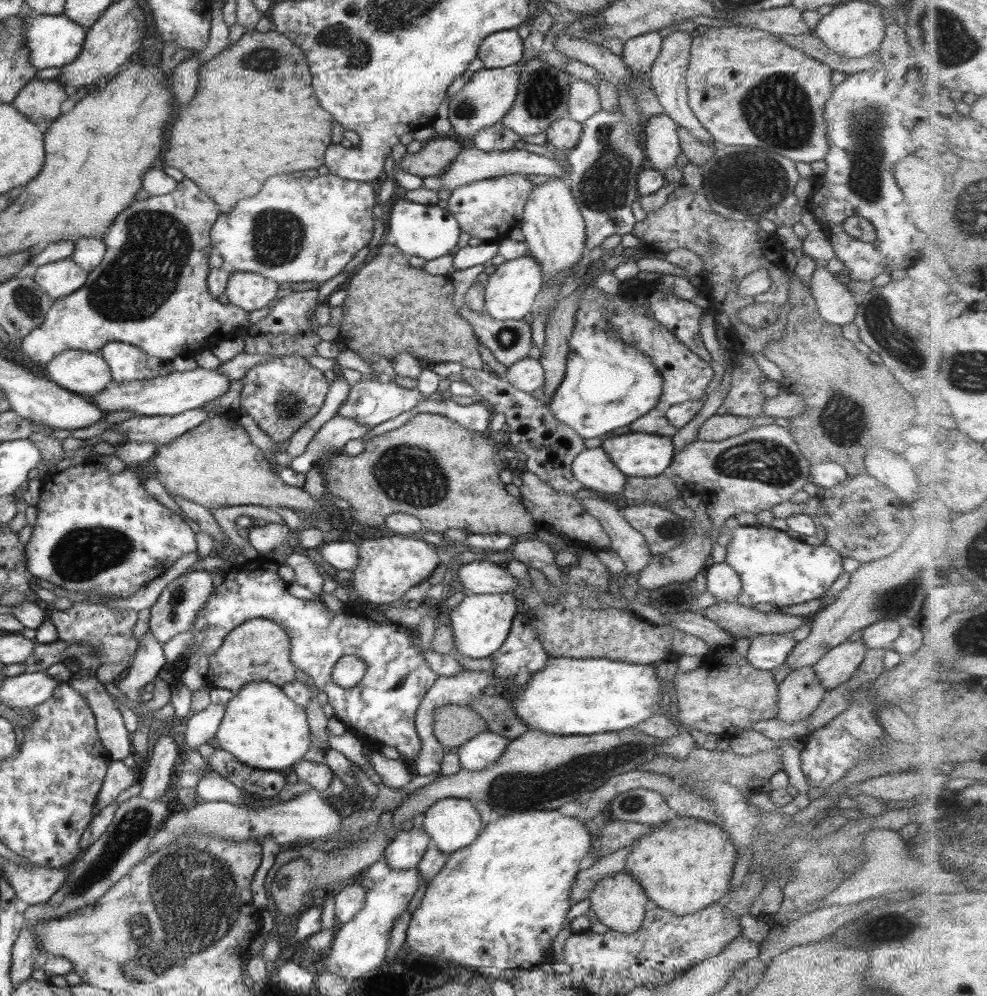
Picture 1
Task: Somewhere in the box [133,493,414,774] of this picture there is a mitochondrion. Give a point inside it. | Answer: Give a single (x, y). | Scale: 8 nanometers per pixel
(179, 596)

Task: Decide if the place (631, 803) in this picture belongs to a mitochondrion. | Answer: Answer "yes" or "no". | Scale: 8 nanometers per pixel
yes

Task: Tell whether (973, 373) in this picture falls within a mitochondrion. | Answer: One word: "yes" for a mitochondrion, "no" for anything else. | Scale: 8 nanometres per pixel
yes

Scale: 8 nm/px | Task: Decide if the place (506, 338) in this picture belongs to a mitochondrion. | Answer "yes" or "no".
yes

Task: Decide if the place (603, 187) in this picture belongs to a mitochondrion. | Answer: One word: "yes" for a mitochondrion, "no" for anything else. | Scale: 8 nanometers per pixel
yes

